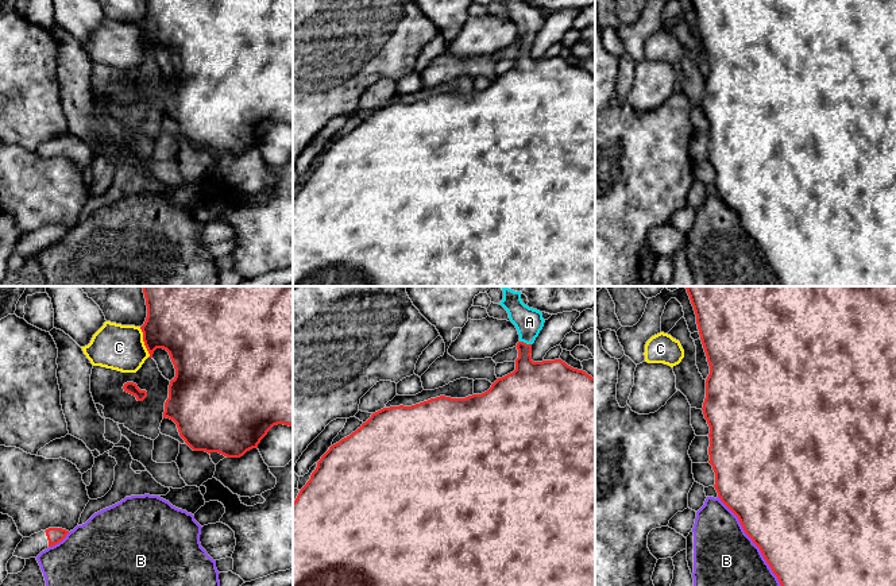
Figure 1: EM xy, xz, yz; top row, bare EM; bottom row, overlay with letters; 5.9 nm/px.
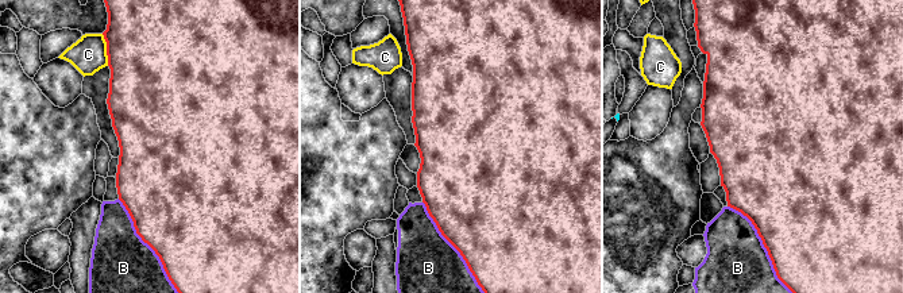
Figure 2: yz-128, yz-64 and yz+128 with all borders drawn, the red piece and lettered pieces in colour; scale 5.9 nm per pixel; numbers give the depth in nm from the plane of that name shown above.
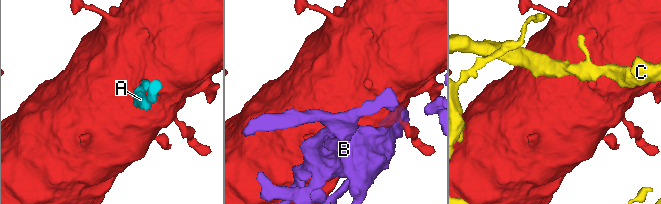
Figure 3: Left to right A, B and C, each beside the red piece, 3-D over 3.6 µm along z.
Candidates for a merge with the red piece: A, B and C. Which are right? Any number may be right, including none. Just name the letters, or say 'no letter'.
A

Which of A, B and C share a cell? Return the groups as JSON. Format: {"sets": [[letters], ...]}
{"sets": [["A"], ["B"], ["C"]]}

